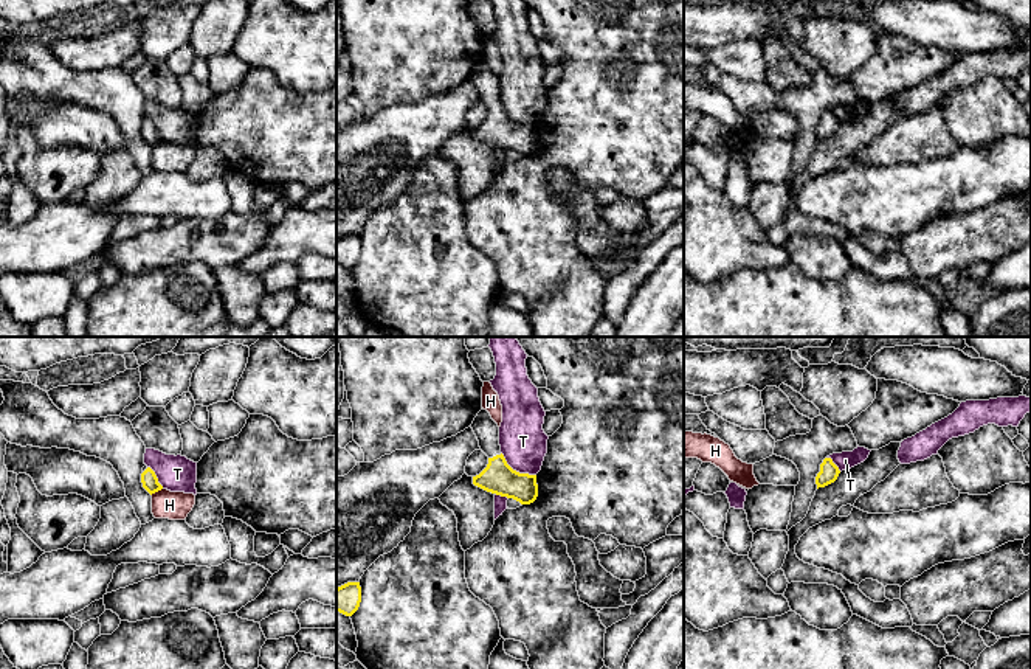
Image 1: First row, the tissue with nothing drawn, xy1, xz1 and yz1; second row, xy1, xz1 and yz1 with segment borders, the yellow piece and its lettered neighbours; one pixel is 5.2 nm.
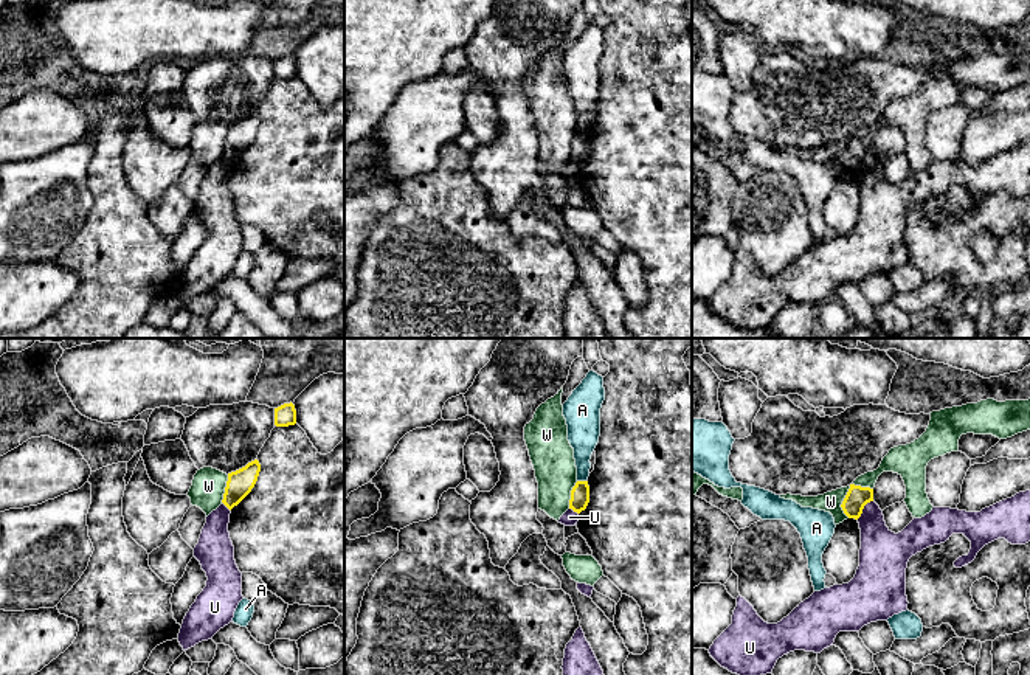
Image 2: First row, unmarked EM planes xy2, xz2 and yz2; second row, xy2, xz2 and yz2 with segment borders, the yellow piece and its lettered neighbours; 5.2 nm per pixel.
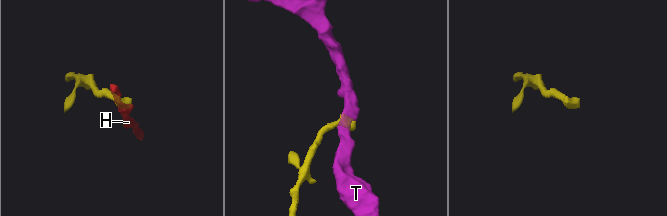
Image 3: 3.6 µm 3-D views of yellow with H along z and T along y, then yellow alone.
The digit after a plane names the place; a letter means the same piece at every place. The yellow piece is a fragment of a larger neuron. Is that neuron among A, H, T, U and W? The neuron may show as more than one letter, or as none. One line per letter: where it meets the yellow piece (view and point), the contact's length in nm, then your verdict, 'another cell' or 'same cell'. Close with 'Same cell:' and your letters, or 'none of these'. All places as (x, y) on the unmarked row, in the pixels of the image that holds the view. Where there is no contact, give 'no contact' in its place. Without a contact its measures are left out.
A: meets yellow in xz2 at (582, 134); contact 50 nm long; another cell
H: meets yellow in xy1 at (155, 143); contact 70 nm long; another cell
T: meets yellow in xz1 at (515, 123); contact 220 nm long; another cell
U: meets yellow in yz2 at (863, 160); contact 130 nm long; another cell
W: meets yellow in yz2 at (849, 143); contact 200 nm long; another cell
Same cell: none of these

